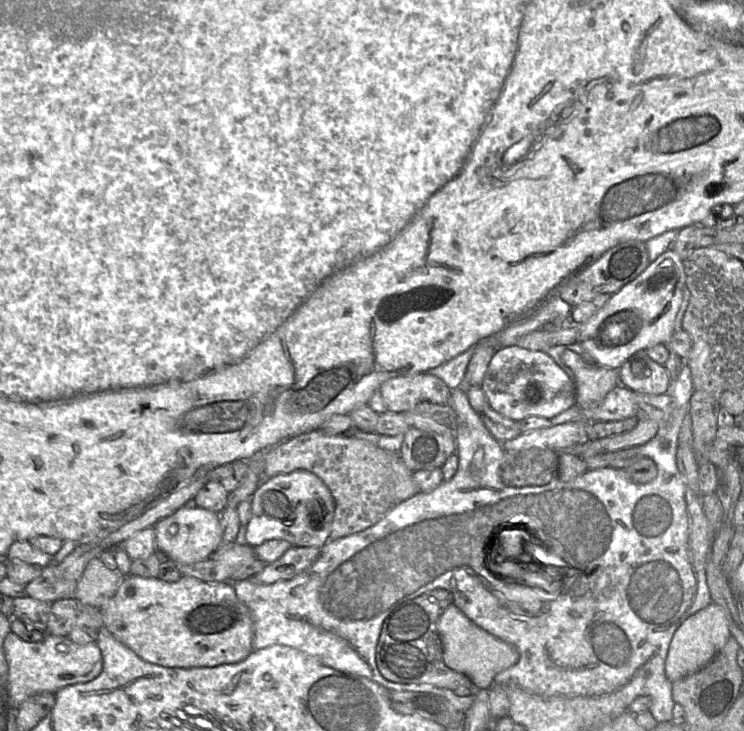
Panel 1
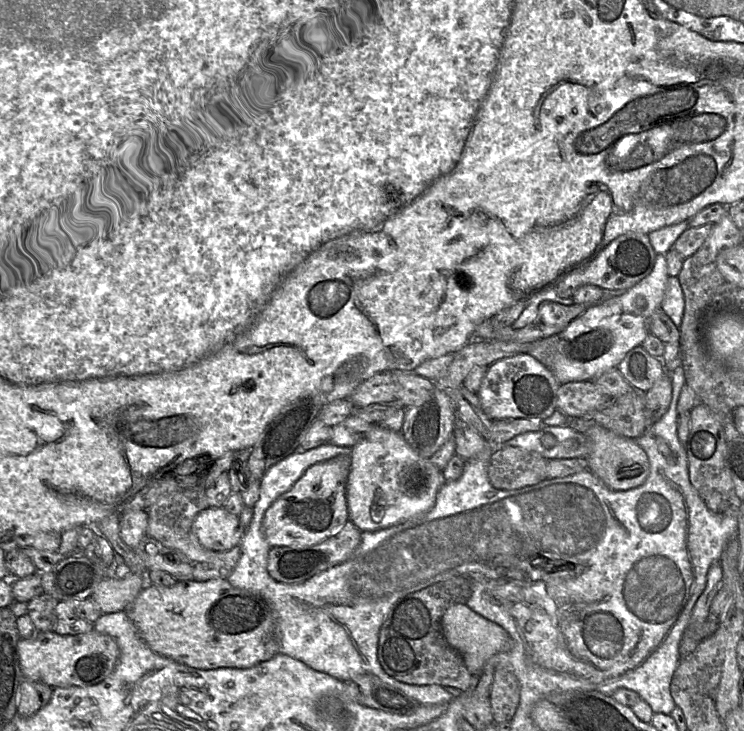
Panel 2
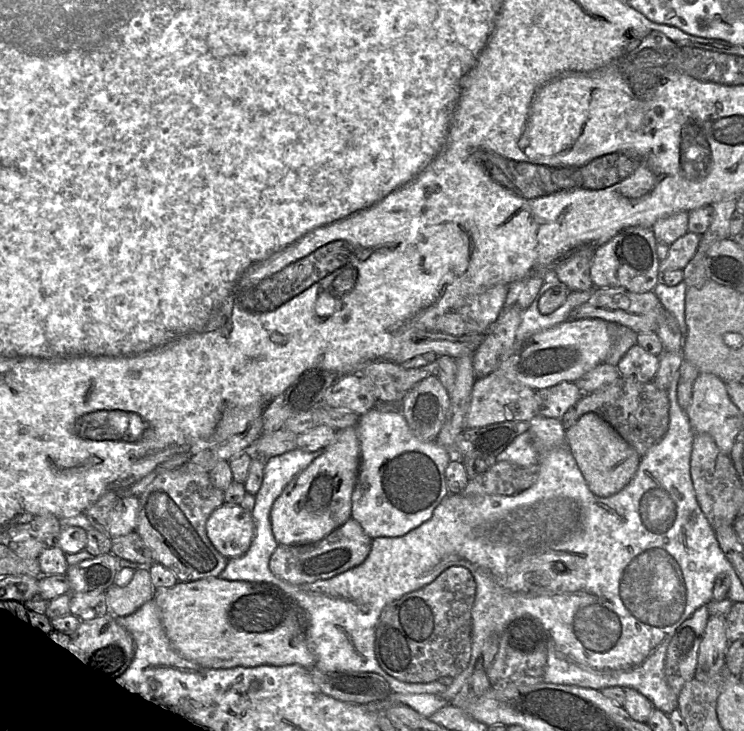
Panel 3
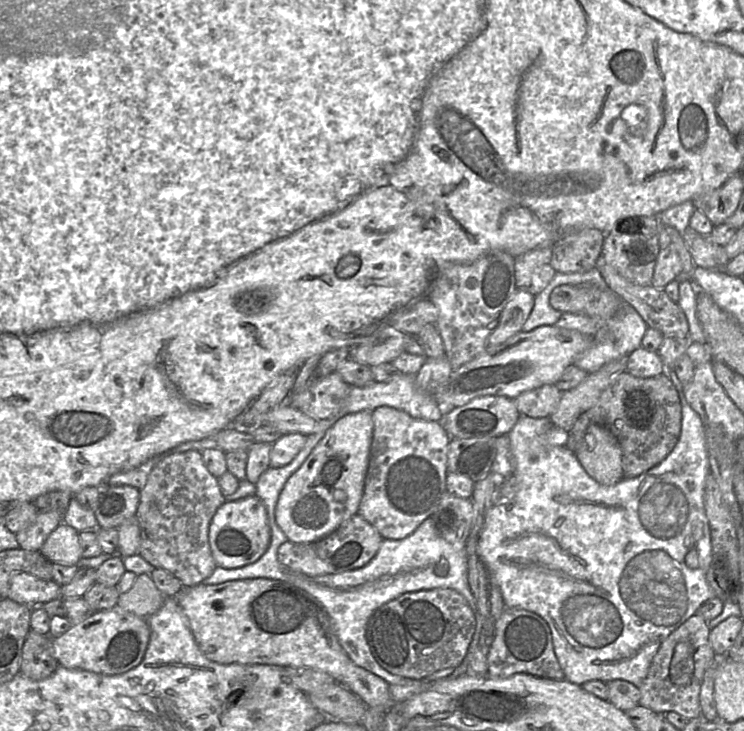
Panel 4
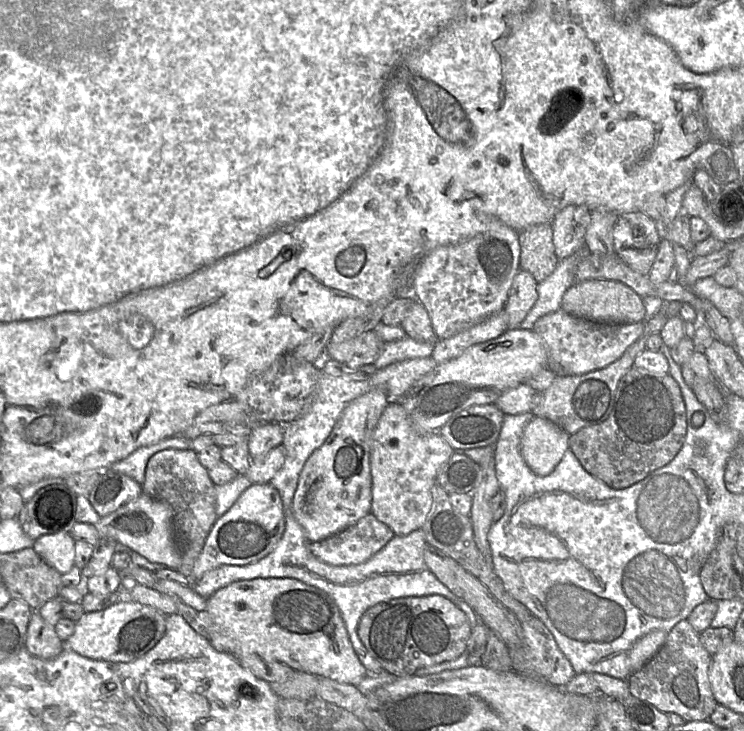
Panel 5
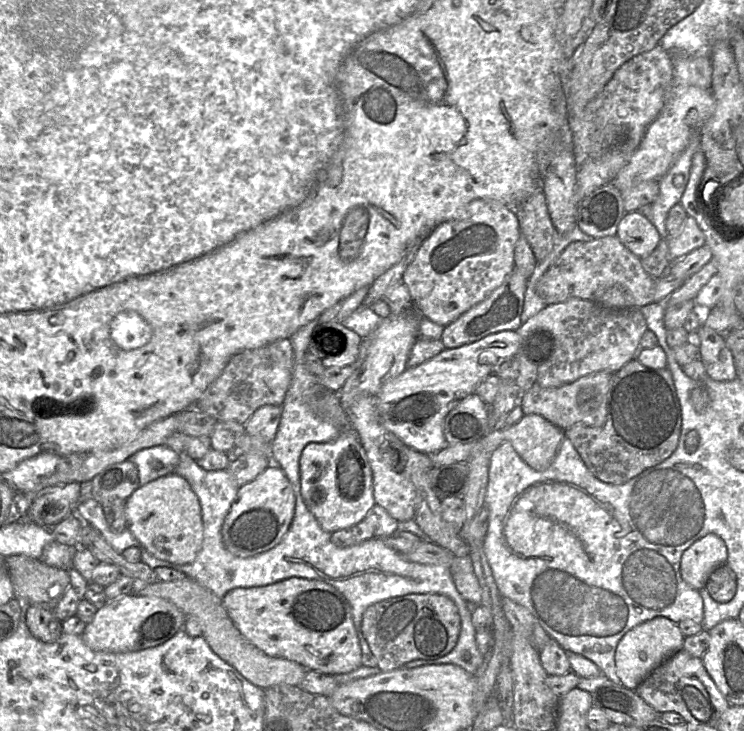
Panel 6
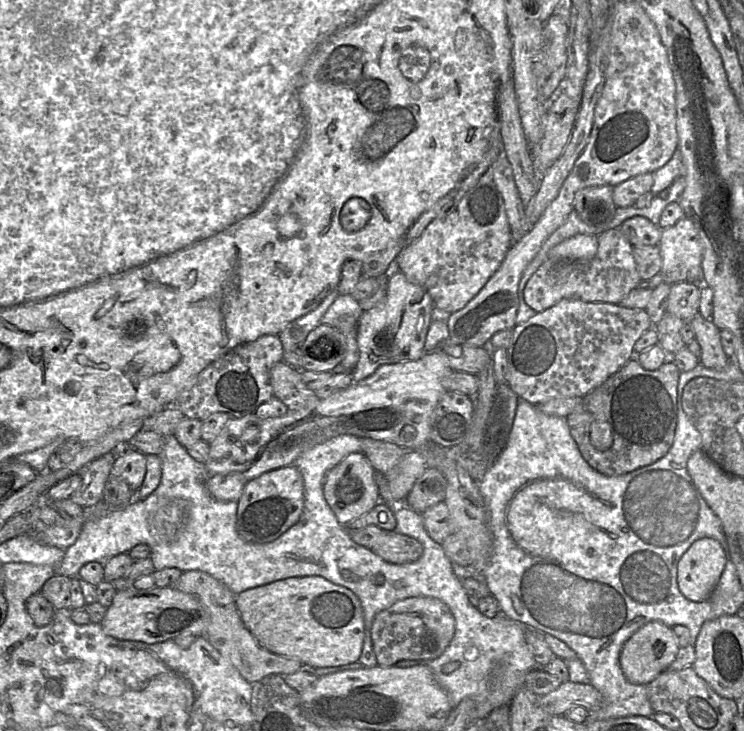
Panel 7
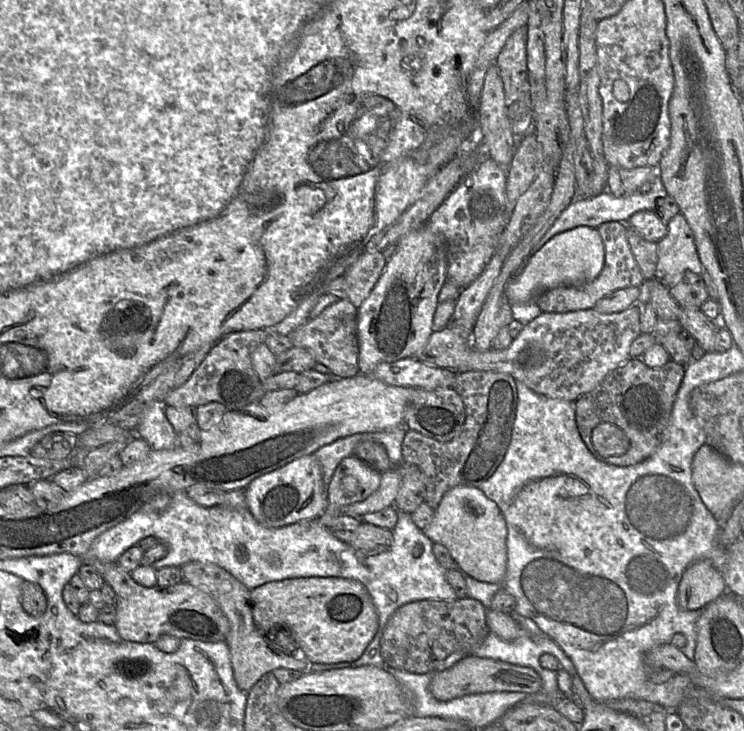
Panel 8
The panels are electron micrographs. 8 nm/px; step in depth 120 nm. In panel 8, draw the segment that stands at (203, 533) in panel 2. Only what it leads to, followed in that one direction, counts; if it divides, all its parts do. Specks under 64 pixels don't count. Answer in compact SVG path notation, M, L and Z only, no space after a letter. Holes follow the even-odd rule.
M314 454L300 457L287 465L254 479L244 489L247 509L266 527L283 527L320 518L328 508L322 468Z

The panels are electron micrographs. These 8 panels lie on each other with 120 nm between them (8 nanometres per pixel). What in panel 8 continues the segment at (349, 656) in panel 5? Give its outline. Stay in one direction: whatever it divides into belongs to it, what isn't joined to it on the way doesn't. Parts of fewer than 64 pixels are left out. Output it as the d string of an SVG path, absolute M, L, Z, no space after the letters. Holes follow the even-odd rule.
M304 577L267 582L250 590L250 603L254 622L265 638L268 639L267 633L272 637L274 631L278 635L277 639L271 639L274 644L271 648L278 654L284 654L288 648L295 647L310 664L356 661L363 655L378 629L378 615L370 594L362 583L352 579Z

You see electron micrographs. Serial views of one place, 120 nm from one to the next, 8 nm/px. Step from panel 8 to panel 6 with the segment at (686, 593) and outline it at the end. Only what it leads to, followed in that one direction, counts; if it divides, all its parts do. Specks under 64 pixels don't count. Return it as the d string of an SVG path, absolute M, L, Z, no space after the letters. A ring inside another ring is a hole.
M708 534L696 540L682 554L680 573L692 588L701 591L711 572L727 561L727 548L721 538Z

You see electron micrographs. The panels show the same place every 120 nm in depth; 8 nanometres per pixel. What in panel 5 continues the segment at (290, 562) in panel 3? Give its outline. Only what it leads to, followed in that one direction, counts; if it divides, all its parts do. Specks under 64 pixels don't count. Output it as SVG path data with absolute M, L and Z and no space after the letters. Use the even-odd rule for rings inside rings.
M369 513L340 532L310 543L311 553L319 560L335 565L356 565L376 554L395 536L392 529Z

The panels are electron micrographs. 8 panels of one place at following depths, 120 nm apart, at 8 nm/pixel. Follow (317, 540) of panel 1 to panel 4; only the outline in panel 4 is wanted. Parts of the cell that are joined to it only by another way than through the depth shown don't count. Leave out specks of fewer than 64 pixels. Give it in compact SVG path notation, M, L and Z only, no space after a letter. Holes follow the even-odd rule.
M372 411L342 416L326 431L301 467L287 480L277 501L275 520L290 542L315 542L358 514L373 428Z

